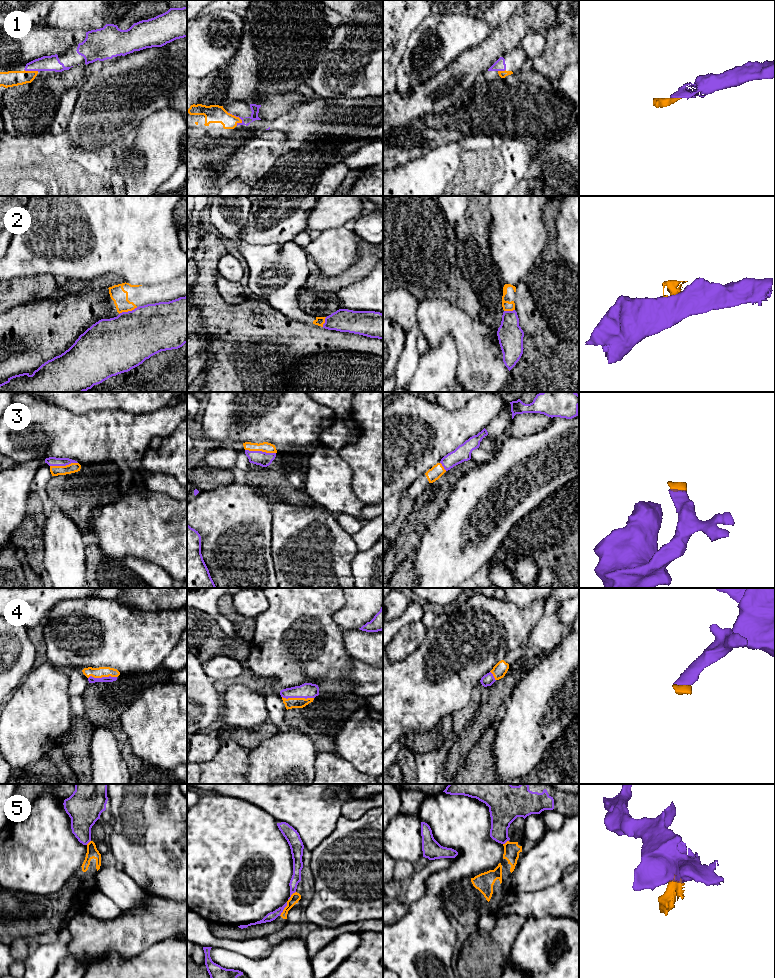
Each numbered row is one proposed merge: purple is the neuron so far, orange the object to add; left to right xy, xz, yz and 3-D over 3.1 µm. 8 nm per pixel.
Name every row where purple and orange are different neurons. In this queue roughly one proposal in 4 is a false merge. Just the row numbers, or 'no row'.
2, 5

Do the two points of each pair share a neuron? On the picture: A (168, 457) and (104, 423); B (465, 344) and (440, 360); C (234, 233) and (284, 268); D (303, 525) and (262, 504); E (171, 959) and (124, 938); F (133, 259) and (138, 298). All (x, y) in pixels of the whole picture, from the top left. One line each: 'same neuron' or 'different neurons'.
A: different neurons
B: different neurons
C: same neuron
D: different neurons
E: different neurons
F: different neurons

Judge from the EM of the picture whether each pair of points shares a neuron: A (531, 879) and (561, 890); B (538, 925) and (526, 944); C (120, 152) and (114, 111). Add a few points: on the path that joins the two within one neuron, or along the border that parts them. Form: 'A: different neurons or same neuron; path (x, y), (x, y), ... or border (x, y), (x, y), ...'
A: different neurons; border (560, 879), (545, 888), (527, 892)
B: same neuron; path (538, 930), (531, 939)
C: different neurons; border (138, 124), (129, 132), (122, 134), (113, 144)

